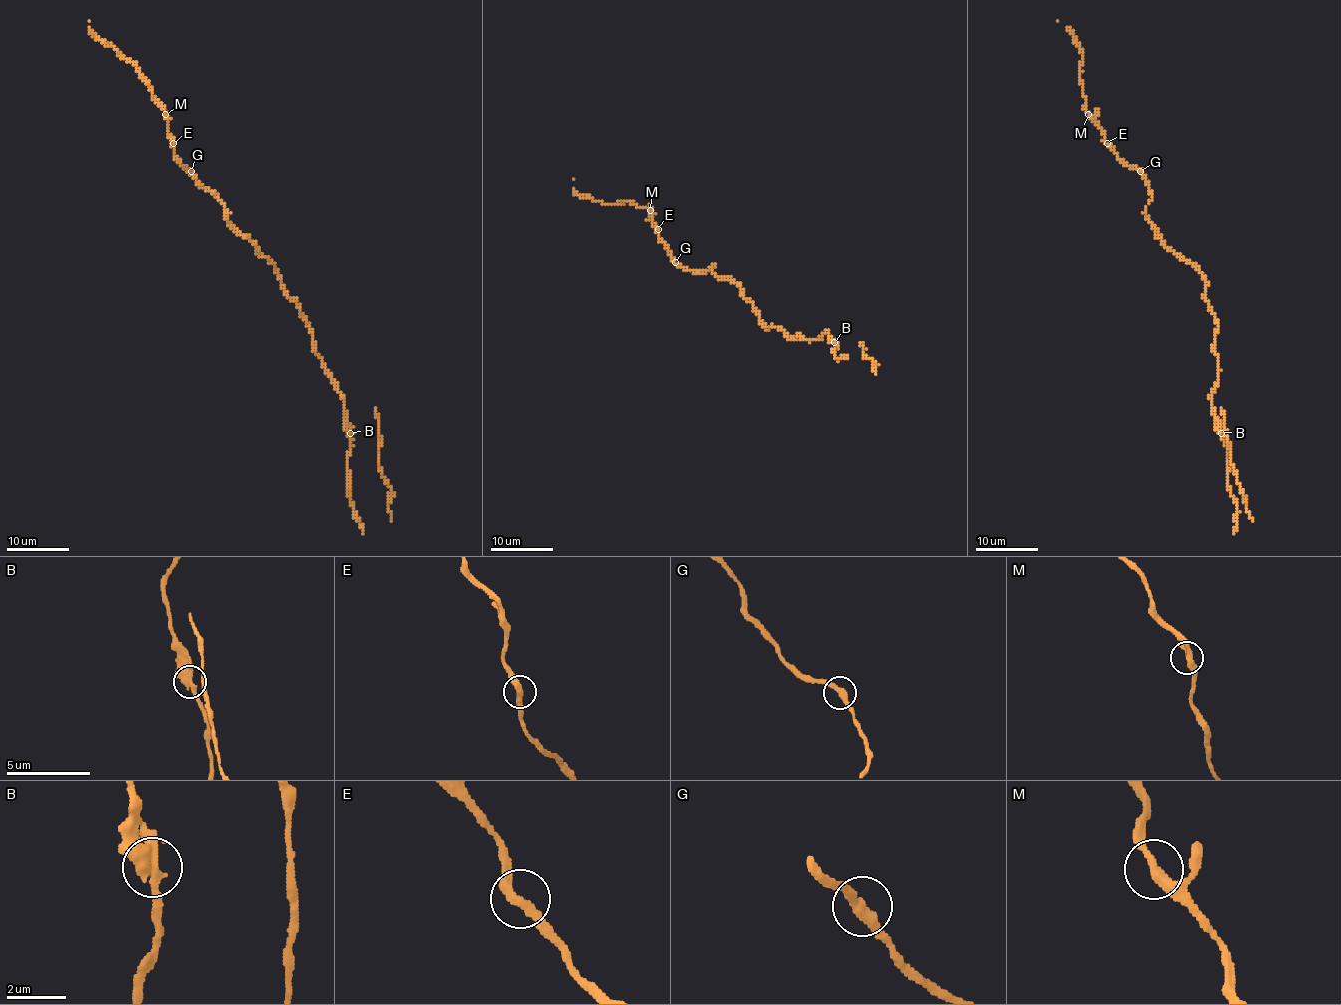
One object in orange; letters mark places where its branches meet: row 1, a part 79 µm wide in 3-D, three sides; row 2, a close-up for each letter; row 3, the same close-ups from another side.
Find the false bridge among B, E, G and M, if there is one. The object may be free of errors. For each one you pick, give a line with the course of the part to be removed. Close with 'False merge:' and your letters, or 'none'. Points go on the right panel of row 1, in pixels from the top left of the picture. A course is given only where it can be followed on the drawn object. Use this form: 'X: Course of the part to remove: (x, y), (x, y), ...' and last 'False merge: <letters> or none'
False merge: none

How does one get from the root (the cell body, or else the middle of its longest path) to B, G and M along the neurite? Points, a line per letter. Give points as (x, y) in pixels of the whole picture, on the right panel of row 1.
B: (1178, 256), (1189, 261), (1205, 280), (1205, 300), (1217, 322), (1214, 352), (1219, 380), (1211, 399), (1220, 432)
G: (1178, 256), (1157, 237), (1157, 231), (1146, 215), (1145, 207), (1151, 193), (1140, 171)
M: (1178, 256), (1157, 237), (1146, 215), (1151, 193), (1145, 177), (1118, 157), (1105, 141), (1102, 129), (1088, 114)

